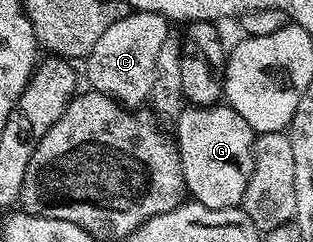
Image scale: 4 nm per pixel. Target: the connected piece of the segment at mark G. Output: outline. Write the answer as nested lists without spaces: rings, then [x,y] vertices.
[[[228,103],[194,105],[176,114],[175,144],[188,196],[203,207],[235,209],[240,206],[247,189],[249,172],[253,170],[255,131]]]

